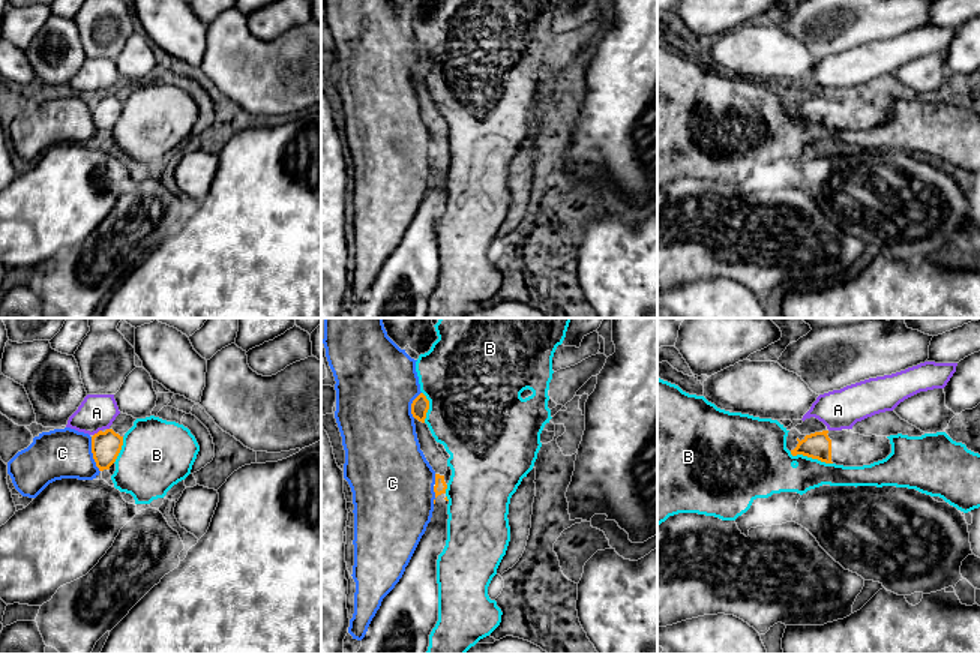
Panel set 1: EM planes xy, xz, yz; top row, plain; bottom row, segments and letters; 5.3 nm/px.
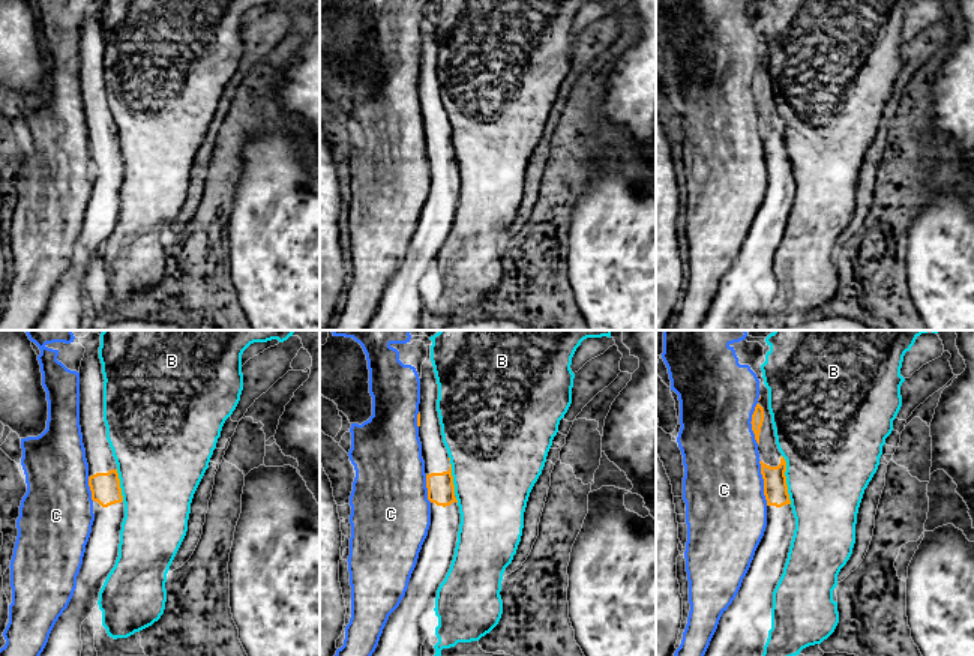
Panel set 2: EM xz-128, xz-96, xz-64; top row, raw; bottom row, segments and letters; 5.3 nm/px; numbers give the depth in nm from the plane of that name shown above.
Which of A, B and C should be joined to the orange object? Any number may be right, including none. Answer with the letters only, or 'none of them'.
none of them

